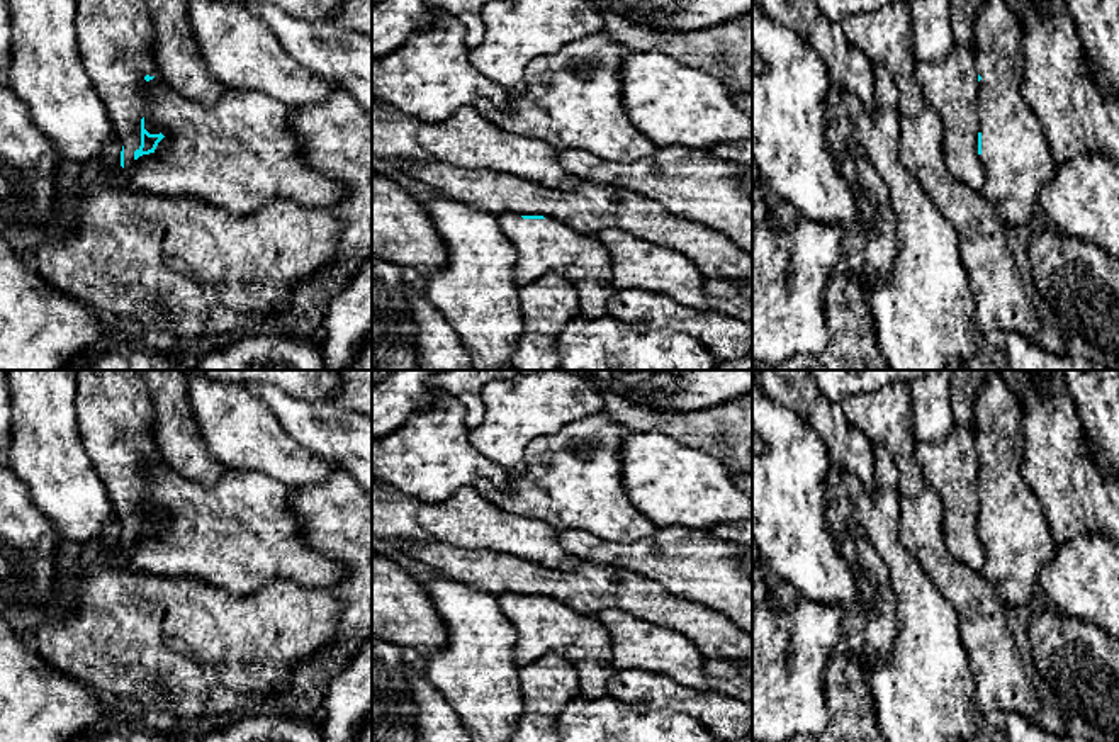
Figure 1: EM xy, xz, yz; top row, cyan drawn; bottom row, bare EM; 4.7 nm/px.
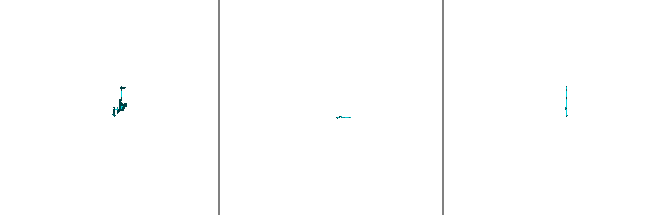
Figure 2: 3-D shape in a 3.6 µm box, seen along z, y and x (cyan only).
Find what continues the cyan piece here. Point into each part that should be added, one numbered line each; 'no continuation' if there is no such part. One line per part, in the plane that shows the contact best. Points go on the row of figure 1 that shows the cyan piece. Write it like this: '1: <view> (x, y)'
1: xy (116, 38)

